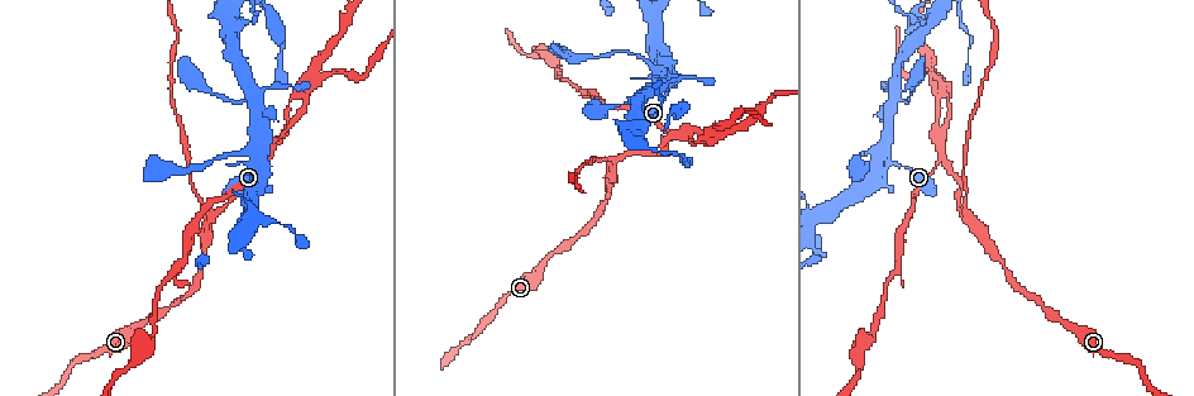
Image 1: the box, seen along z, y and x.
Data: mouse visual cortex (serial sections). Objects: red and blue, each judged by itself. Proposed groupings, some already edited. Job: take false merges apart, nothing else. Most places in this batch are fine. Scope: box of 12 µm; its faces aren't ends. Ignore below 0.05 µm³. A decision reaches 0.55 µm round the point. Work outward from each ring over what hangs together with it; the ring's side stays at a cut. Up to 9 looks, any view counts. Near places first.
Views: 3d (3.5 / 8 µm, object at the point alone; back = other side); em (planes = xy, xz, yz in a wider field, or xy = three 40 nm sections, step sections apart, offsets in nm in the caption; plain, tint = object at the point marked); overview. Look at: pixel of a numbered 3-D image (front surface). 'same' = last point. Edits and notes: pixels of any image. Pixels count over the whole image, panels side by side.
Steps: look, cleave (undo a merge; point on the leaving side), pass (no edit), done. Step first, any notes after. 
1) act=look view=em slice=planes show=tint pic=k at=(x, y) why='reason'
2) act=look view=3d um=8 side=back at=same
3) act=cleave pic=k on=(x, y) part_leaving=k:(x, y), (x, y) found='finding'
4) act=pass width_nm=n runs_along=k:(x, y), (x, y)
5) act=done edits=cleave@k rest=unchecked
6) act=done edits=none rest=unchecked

act=look view=3d um=3.5 pic=1 at=(615, 159) why='small branch off a trunk'

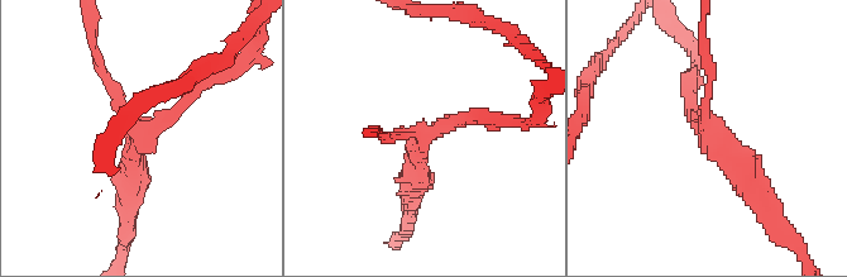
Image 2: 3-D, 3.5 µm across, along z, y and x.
act=look view=em slice=planes show=tint pic=2 at=(424, 141)

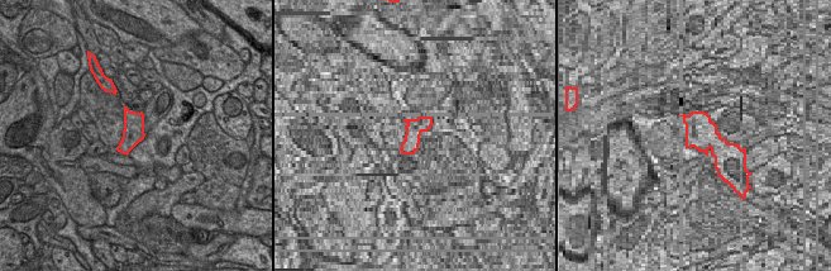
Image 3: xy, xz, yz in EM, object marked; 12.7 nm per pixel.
act=look view=em slice=xy step=1 show=tint at=same

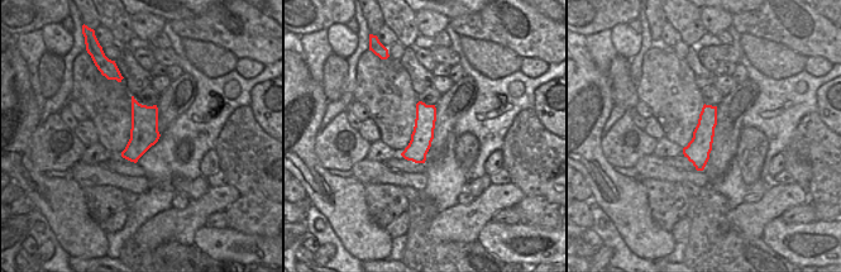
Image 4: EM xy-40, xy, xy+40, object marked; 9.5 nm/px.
act=pass width_nm=200 runs_along=2:(764, 204), (698, 125), (689, 86) found='one cell here'

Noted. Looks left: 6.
act=look view=3d um=8 pic=1 at=(638, 117)

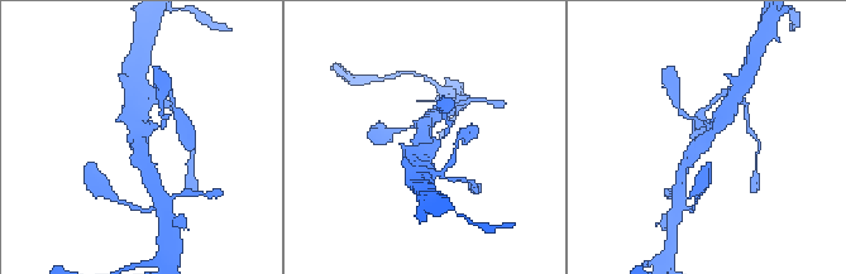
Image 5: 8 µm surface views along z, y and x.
act=look view=3d um=3.5 pic=5 at=(137, 136) why='zoom in'

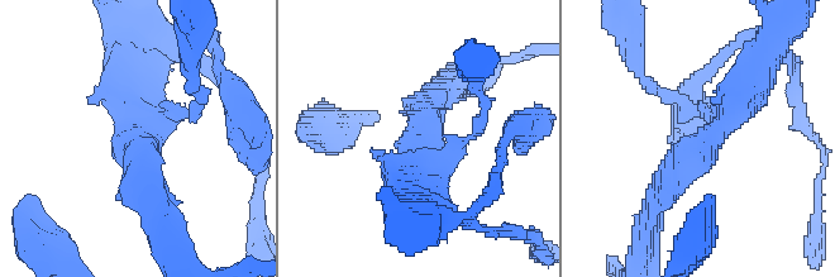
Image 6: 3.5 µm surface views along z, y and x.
act=pass runs_along=6:(659, 196), (766, 63) found='continuous, no second cell'

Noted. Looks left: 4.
act=look view=3d um=3.5 pic=1 at=(670, 137) why='branch point'

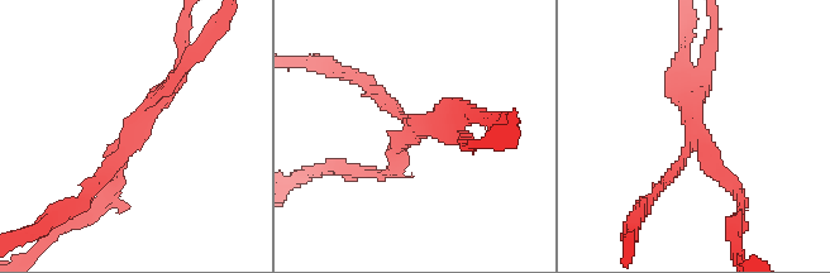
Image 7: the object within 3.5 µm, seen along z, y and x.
act=look view=em slice=xy step=5 show=tint pic=7 at=(692, 137) why='need the tissue'

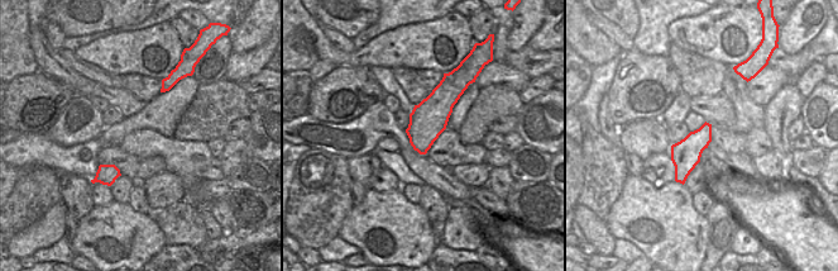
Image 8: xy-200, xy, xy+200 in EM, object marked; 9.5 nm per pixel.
act=look view=em slice=xy step=3 show=tint at=same why='another direction'

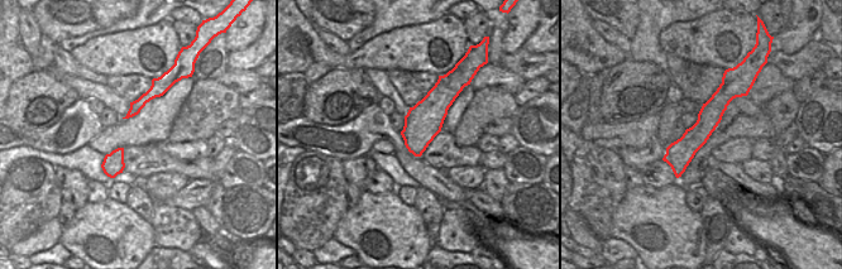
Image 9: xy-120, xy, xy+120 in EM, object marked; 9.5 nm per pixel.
act=cleave pic=7 on=(210, 39) arm_widths_nm=150,200,250 found='a second cell is stuck on'

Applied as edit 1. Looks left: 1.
act=done edits=cleave@7 rest=unchecked

